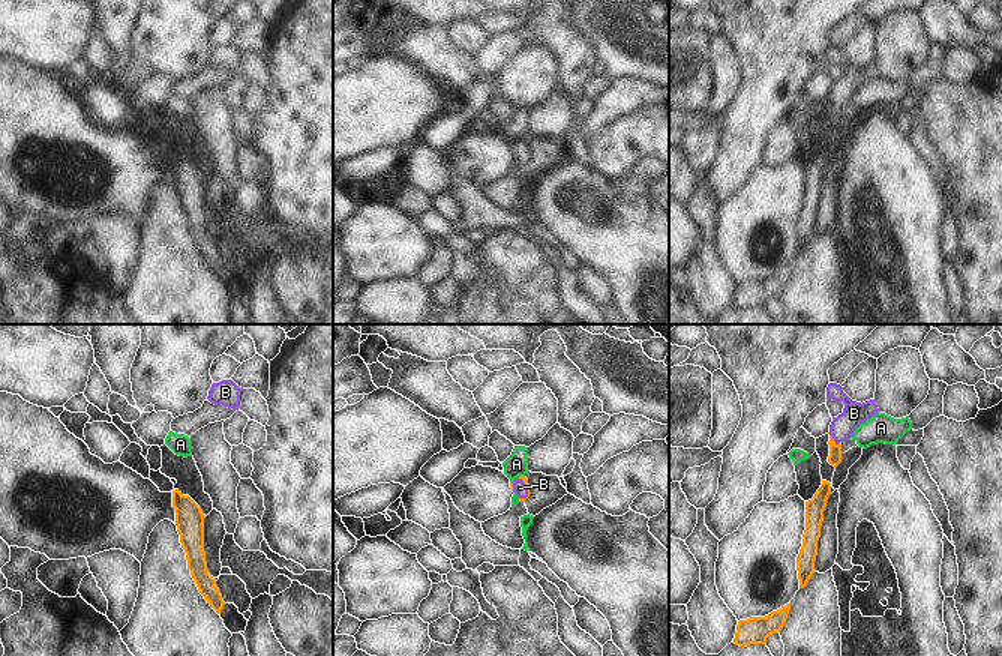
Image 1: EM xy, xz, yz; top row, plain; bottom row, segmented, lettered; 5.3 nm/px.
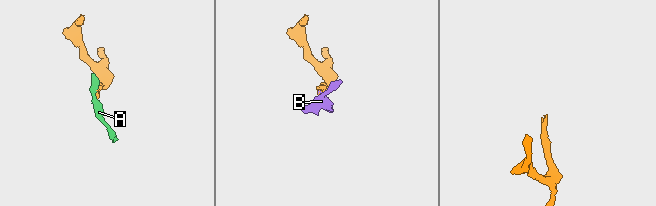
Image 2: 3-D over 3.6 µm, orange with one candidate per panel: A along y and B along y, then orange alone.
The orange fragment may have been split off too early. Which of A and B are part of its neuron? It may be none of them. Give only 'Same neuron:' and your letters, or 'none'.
Same neuron: B

